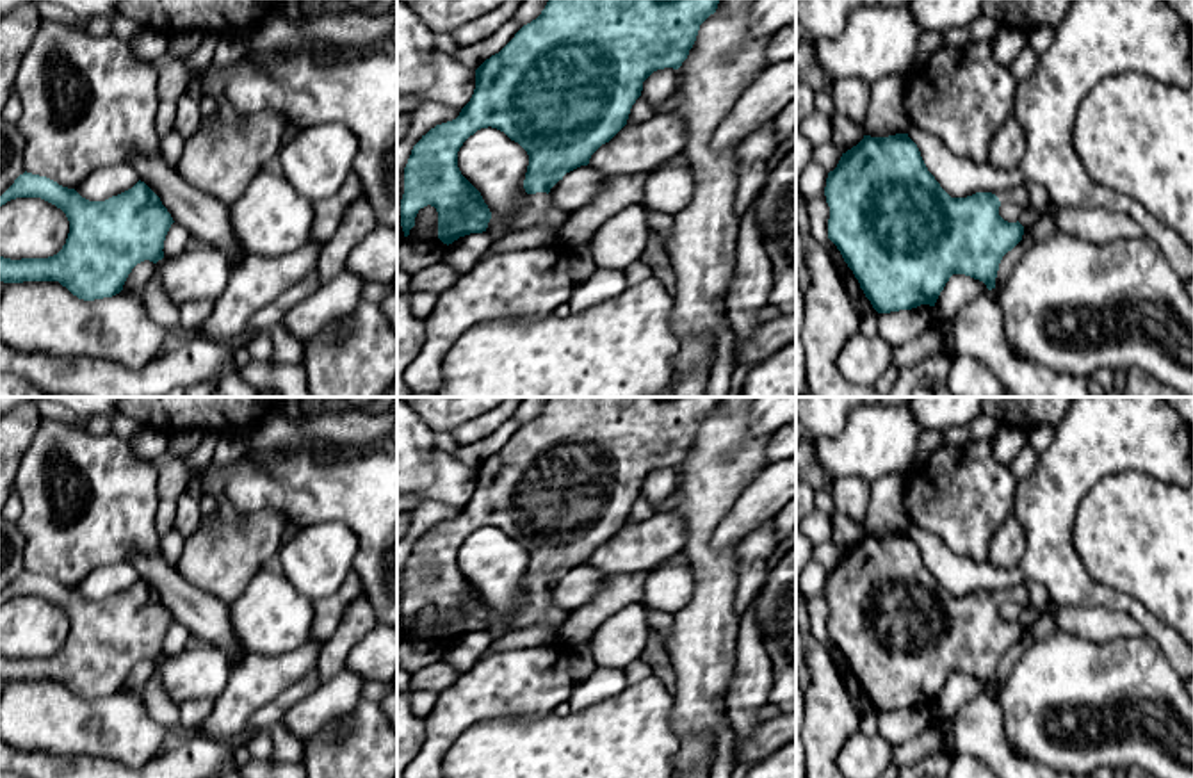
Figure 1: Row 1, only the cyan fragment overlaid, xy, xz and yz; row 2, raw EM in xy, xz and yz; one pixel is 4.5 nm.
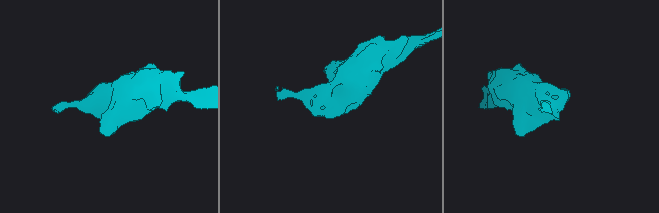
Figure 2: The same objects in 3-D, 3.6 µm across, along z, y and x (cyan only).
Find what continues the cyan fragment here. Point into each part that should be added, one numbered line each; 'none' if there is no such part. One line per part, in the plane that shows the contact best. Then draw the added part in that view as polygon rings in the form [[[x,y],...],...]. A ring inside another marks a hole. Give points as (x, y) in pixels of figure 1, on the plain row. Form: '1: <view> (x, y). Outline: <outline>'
1: xz (538, 609). Outline: [[[547,591],[531,593],[518,614],[515,627],[552,625],[556,630],[568,620],[568,611],[557,607]]]

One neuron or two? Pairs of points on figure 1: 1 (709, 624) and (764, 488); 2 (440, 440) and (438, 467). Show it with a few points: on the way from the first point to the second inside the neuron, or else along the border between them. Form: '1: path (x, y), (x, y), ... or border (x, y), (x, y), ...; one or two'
1: border (736, 501), (713, 533), (713, 549); two
2: border (433, 433), (433, 445), (451, 454); two

